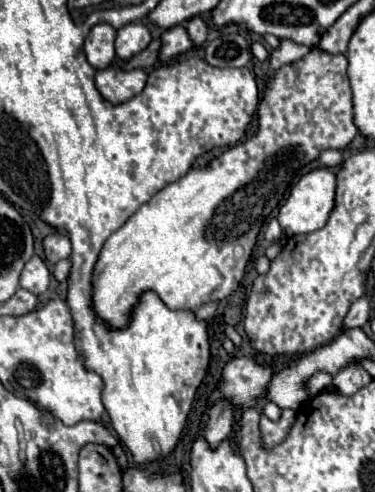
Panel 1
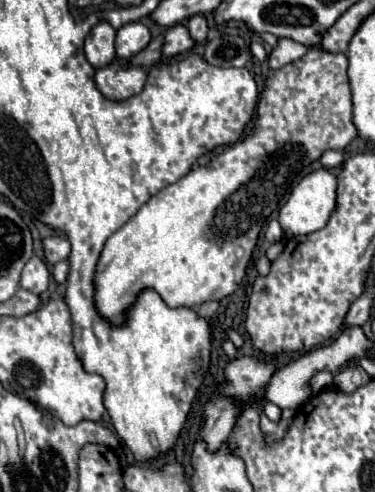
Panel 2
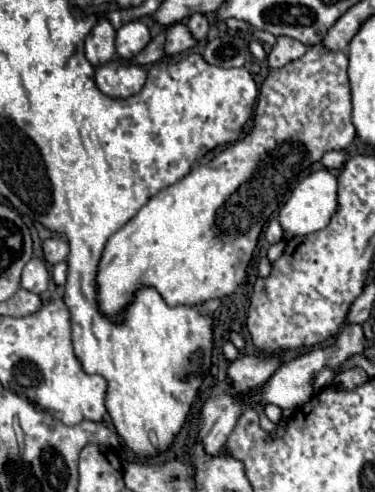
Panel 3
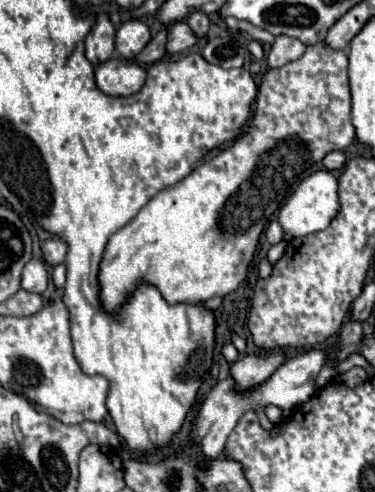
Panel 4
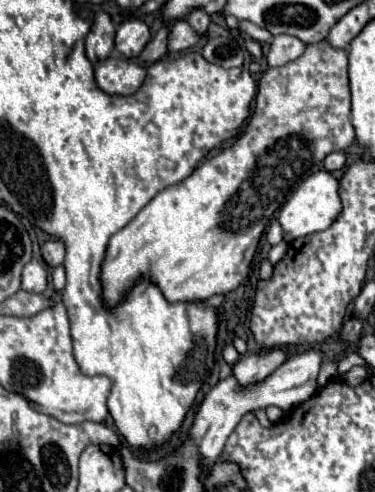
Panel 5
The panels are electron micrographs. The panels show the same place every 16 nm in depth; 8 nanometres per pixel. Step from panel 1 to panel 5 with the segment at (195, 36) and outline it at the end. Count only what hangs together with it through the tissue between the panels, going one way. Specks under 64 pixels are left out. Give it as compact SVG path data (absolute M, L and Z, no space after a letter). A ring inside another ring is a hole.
M192 10L188 16L188 24L194 28L194 32L198 36L204 36L208 32L208 24L210 24L210 16L204 10Z

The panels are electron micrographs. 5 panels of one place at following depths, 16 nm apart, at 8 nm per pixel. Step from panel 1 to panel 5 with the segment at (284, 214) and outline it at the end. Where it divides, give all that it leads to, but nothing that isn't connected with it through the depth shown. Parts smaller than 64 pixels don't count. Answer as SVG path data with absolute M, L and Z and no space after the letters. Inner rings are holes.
M320 170L312 176L308 176L298 188L296 192L290 196L290 200L280 208L278 214L278 222L284 230L284 240L292 242L294 238L302 238L308 236L312 232L320 232L326 230L332 220L336 220L336 216L340 214L340 198L338 198L338 180L326 172Z

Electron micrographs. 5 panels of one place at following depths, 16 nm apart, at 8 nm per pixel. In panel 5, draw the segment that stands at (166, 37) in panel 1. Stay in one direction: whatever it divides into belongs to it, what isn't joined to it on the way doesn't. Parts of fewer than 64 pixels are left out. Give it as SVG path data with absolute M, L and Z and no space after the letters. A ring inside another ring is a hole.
M178 20L170 26L170 34L168 34L168 52L184 52L188 48L192 48L198 42L196 32L190 28L188 22Z

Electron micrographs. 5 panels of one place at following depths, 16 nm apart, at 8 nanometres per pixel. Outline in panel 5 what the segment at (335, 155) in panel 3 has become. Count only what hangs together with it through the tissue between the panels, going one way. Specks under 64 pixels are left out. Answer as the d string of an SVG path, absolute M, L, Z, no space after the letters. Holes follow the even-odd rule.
M332 152L324 158L324 166L328 172L332 170L342 170L346 166L346 154L344 152Z

